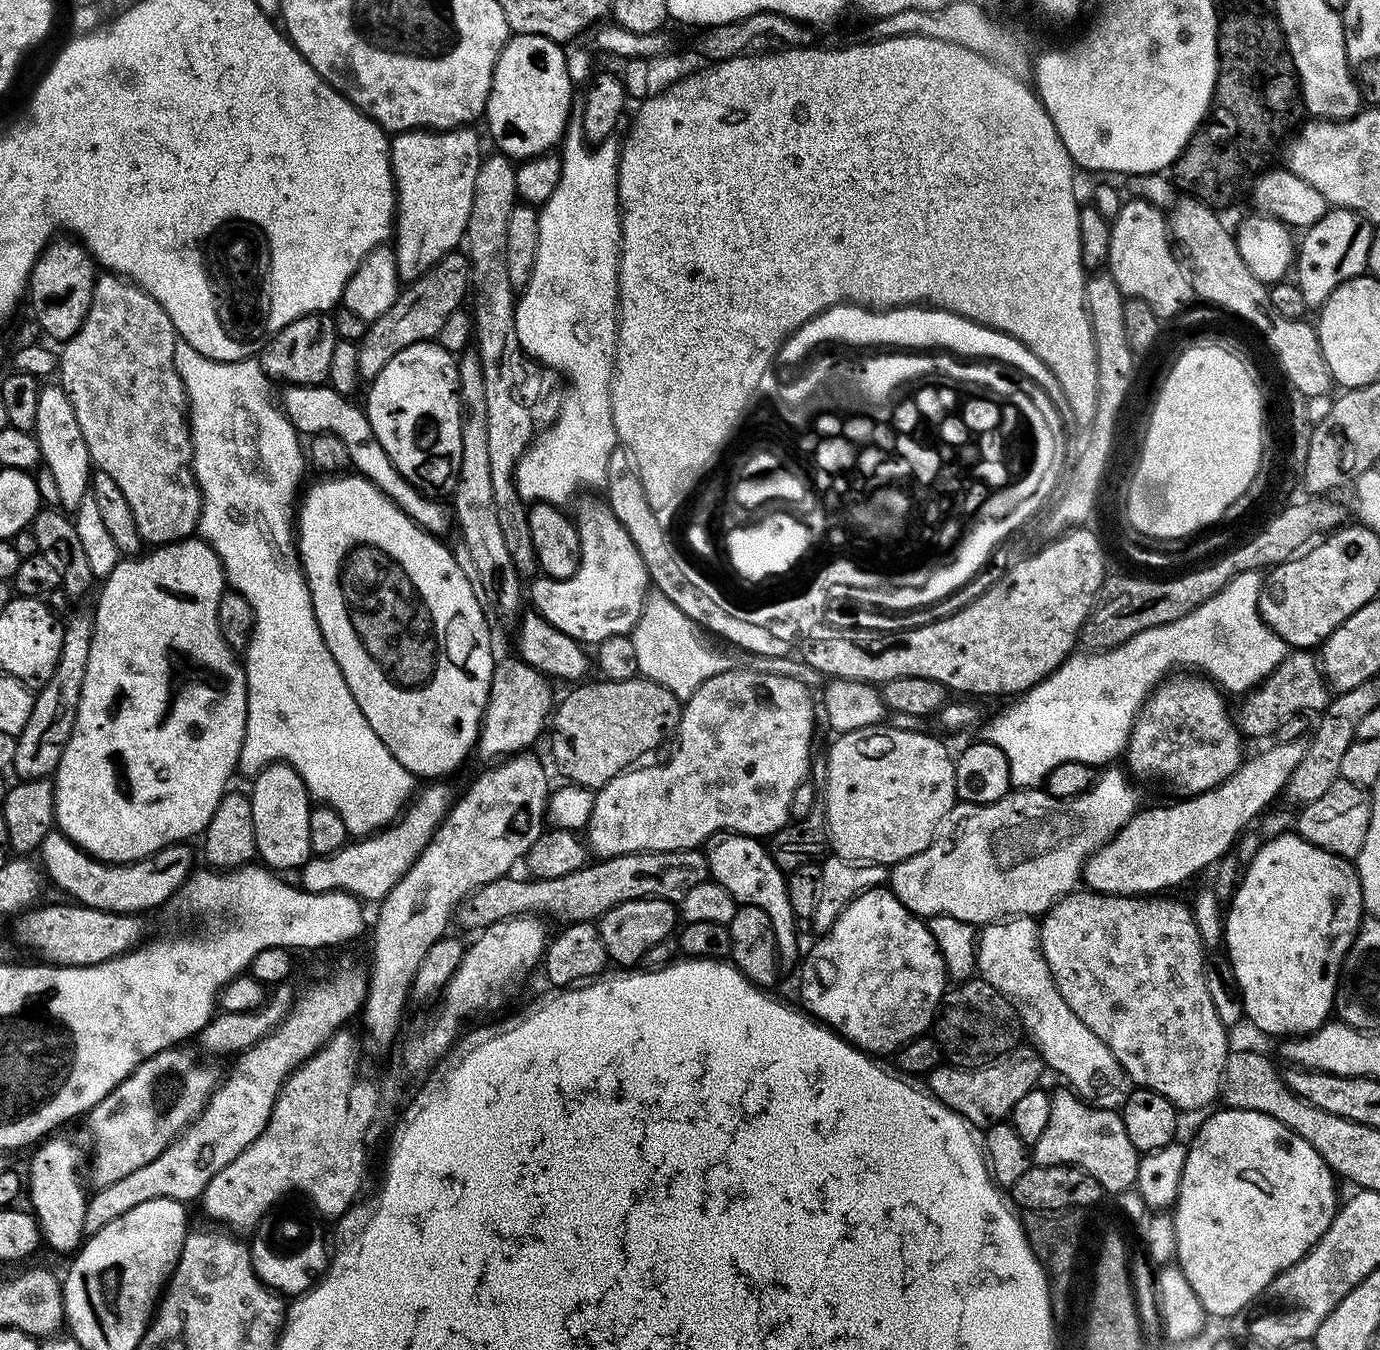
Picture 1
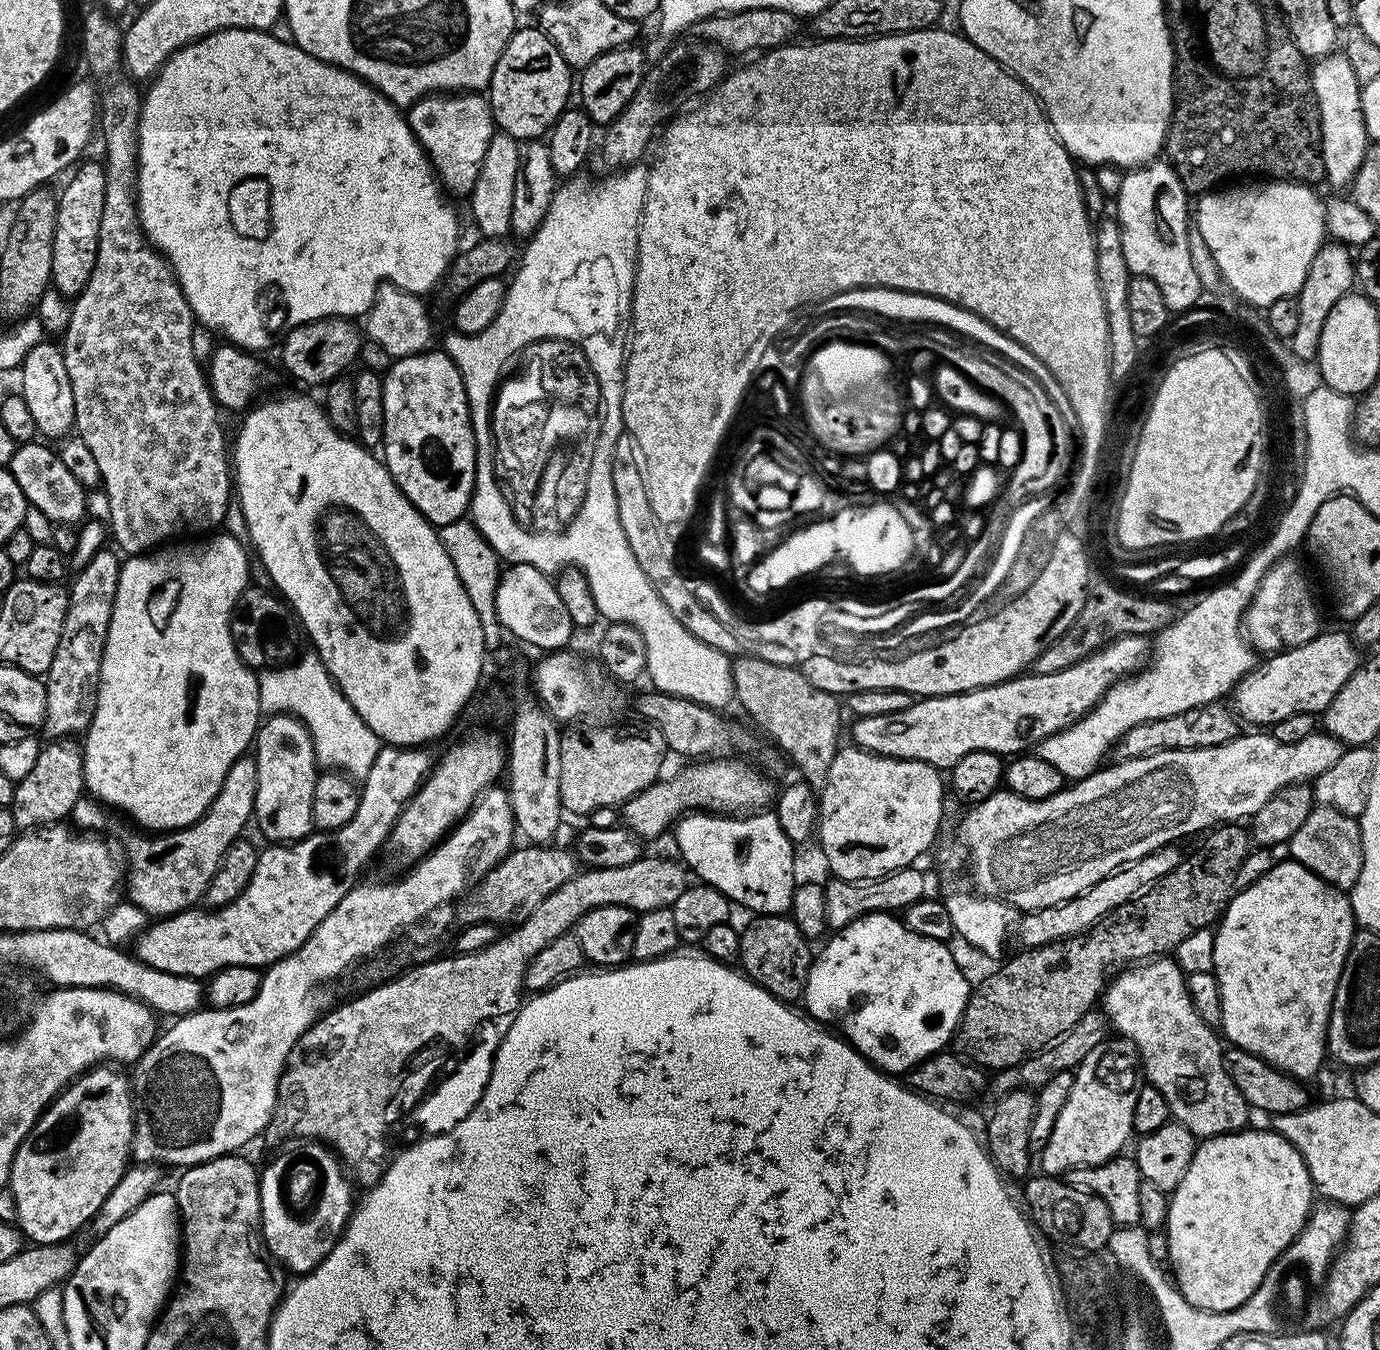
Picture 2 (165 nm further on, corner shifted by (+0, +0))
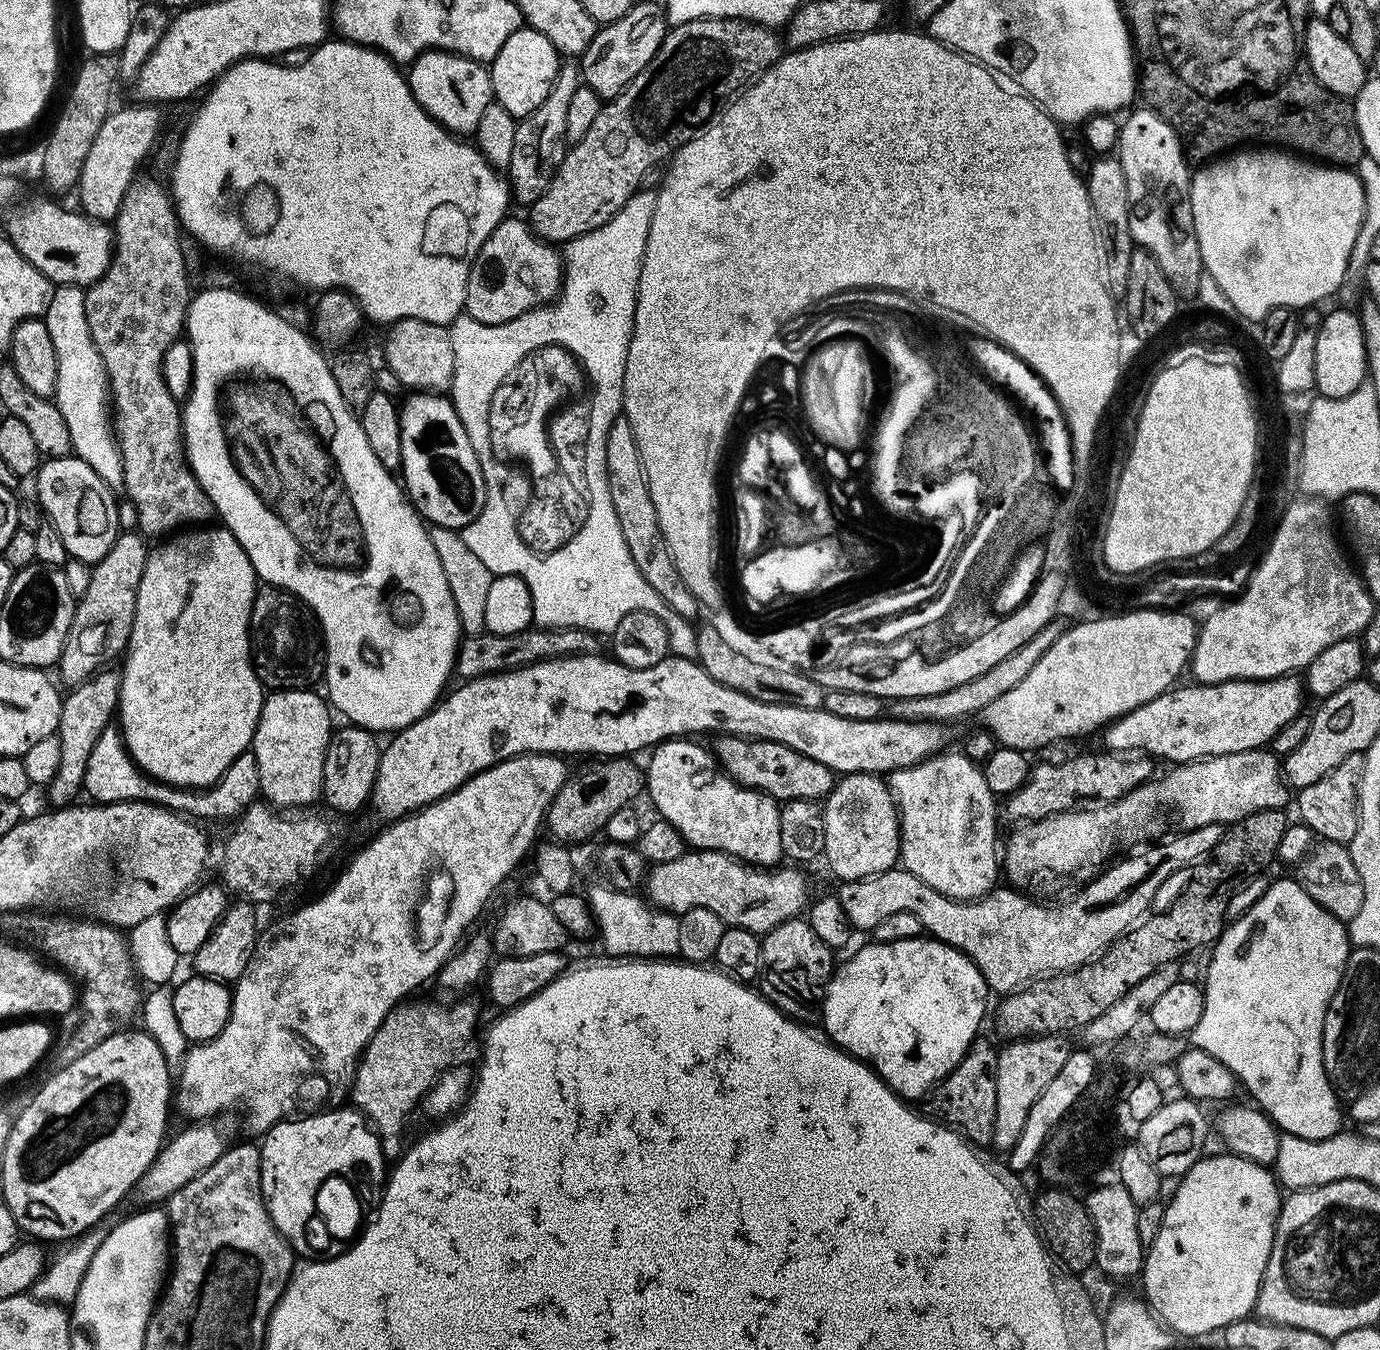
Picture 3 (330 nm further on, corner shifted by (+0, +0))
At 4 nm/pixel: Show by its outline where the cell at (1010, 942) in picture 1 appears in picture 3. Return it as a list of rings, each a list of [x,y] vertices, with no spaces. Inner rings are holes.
[[[944,750],[937,755],[929,756],[923,764],[915,764],[912,768],[900,768],[887,777],[886,783],[892,790],[892,798],[895,800],[900,814],[899,863],[907,872],[914,874],[914,878],[922,878],[922,882],[926,882],[926,886],[938,890],[938,894],[948,896],[951,900],[979,900],[981,896],[989,895],[992,889],[997,887],[996,871],[999,873],[1002,868],[1001,861],[998,859],[998,848],[996,852],[996,812],[998,816],[998,804],[996,808],[996,803],[998,803],[998,800],[990,790],[990,786],[986,786],[986,778],[981,765],[974,763],[970,758],[966,758],[963,751],[948,751]]]

